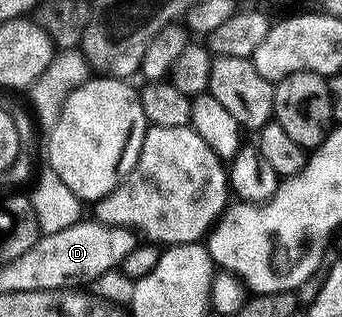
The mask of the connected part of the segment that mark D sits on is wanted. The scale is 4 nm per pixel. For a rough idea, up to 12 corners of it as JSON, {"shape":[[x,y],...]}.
{"shape":[[80,221],[33,247],[40,290],[77,289],[120,268],[132,227]]}

